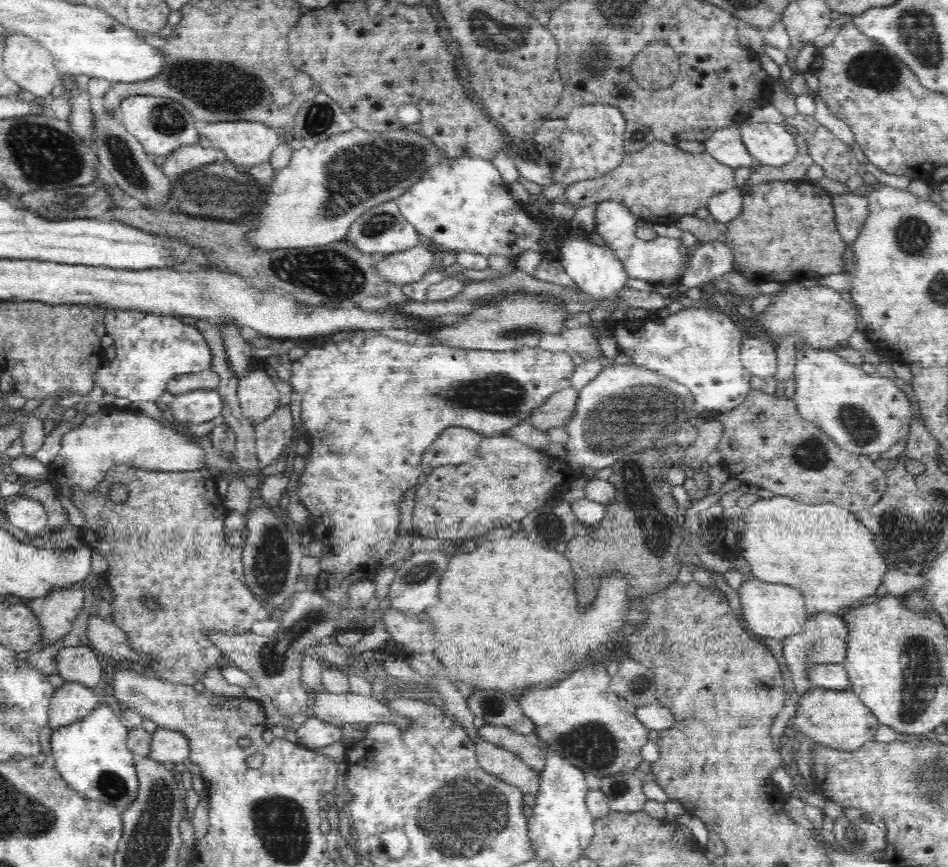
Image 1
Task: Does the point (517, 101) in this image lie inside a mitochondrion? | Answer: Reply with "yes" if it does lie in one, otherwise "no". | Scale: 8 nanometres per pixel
no

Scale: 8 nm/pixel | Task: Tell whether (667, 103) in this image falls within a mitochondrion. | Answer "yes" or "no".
no

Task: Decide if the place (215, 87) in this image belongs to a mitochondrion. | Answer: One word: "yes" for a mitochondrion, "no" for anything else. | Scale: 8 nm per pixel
yes

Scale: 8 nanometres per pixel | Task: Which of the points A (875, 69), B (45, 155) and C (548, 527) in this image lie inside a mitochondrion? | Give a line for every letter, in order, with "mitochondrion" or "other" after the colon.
A: mitochondrion
B: mitochondrion
C: mitochondrion

